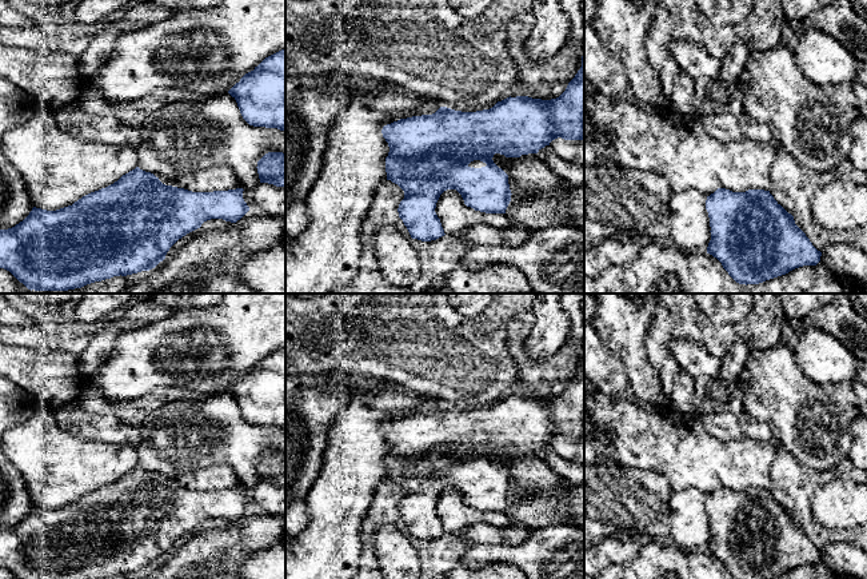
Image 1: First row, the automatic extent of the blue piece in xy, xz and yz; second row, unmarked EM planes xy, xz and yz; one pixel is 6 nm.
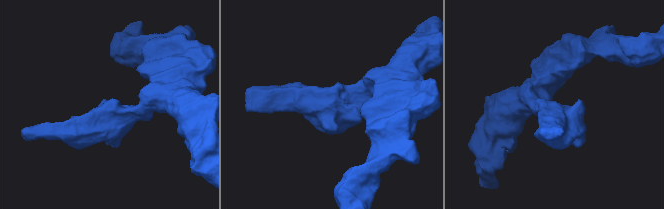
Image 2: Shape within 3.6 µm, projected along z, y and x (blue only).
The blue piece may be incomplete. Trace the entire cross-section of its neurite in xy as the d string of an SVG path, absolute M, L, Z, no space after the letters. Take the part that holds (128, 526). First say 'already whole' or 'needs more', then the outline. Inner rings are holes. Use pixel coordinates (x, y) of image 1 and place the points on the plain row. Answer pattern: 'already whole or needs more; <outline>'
needs more; M136 466L113 483L83 495L72 504L56 510L33 506L23 520L0 528L0 567L9 570L17 579L105 579L149 570L165 558L179 538L200 527L204 520L240 519L249 510L243 490L192 491L177 487L169 476L156 476Z

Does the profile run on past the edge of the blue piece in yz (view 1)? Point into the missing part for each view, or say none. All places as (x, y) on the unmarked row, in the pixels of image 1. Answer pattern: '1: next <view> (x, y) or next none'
1: next none

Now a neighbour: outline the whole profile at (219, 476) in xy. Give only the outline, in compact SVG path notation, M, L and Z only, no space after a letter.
M213 464L175 478L177 487L192 491L213 491L241 487L235 471L227 464Z

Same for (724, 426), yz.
M744 410L740 412L714 412L702 415L702 422L708 434L723 442L748 438L760 442L772 440L768 424L752 418Z

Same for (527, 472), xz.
M495 452L492 459L508 474L511 499L518 492L564 492L564 478L558 475L547 462L542 460L538 452L522 454L520 456L506 456Z

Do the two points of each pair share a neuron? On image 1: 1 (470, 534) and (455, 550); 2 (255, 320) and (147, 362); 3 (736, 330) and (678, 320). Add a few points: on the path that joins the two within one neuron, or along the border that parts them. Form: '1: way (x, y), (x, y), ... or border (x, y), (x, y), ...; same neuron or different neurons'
1: border (459, 532), (471, 546); different neurons
2: way (227, 340), (222, 343), (168, 346); same neuron
3: way (722, 332), (699, 332), (692, 326); same neuron

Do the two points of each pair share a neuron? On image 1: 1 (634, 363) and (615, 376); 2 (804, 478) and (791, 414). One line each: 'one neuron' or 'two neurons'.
1: two neurons
2: two neurons

